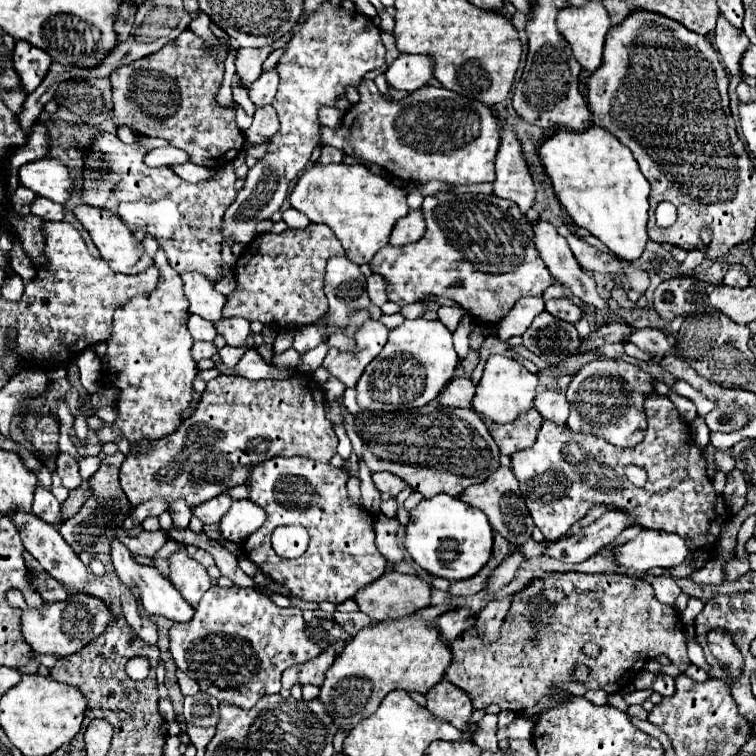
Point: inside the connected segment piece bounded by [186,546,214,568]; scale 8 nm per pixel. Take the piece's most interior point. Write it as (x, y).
(202, 556)

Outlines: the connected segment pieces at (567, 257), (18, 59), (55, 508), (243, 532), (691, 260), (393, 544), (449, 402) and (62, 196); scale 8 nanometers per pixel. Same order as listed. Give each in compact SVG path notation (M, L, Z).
M538 220L534 224L534 246L544 260L550 274L562 284L570 286L570 290L588 304L604 308L604 300L596 292L596 282L584 274L580 264L576 262L566 238L562 238L556 226L548 220Z
M18 40L14 48L14 68L22 78L22 86L26 92L34 92L52 66L52 58L44 54L44 50L36 50L36 46Z
M42 484L36 486L34 492L34 504L32 504L32 512L36 516L40 516L44 522L48 524L60 524L60 502L56 500L56 496L44 488Z
M242 498L234 500L228 514L222 518L220 532L226 540L240 544L244 542L244 538L248 538L248 534L256 532L262 526L262 522L266 522L262 506L256 506L256 502Z
M692 250L692 252L688 252L688 258L684 260L684 264L680 266L678 272L680 272L680 274L690 274L690 270L696 268L704 258L706 258L706 254L704 254L702 250Z
M382 512L376 514L376 546L390 564L394 564L394 558L404 558L406 554L406 550L398 546L398 528L400 522L396 518L388 518Z
M456 376L446 384L446 388L436 400L440 406L446 406L446 408L470 408L475 391L476 387L472 386L470 378Z
M42 158L20 166L18 182L20 186L32 190L36 196L48 198L58 204L66 202L72 188L72 178L68 168L62 162L50 158Z

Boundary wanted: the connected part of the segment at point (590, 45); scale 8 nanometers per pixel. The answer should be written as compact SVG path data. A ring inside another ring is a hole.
M586 2L580 8L570 6L560 10L556 22L580 66L594 72L602 64L604 38L612 26L608 10L598 2Z

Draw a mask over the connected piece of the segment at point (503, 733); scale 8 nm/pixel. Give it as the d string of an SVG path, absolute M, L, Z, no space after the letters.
M516 717L506 728L497 731L499 741L508 738L531 739L534 732L535 721Z

